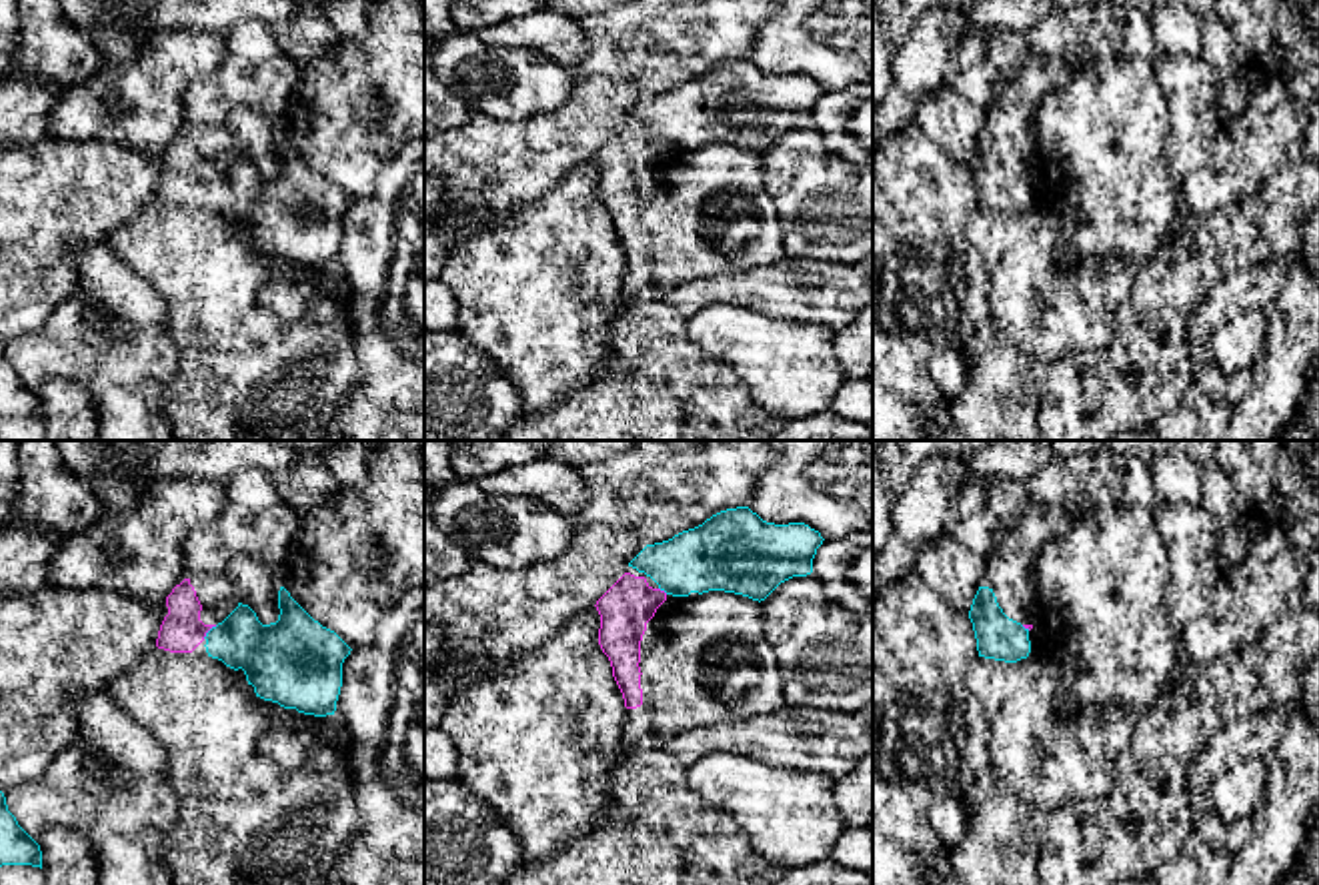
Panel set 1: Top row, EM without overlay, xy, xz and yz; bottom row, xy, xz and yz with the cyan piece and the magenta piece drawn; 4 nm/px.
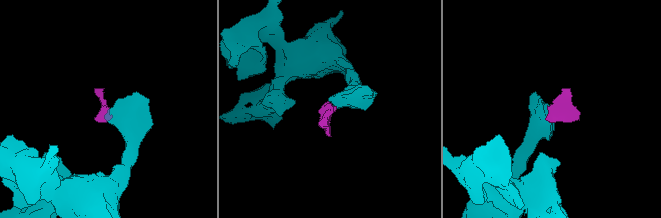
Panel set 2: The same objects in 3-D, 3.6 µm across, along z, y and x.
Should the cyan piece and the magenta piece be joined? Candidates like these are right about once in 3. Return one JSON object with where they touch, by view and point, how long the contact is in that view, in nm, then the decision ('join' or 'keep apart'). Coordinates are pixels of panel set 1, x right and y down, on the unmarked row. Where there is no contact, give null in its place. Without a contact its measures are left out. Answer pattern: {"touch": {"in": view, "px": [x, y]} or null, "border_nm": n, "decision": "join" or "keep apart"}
{"touch": {"in": "xy", "px": [209, 183]}, "border_nm": 80, "decision": "join"}

